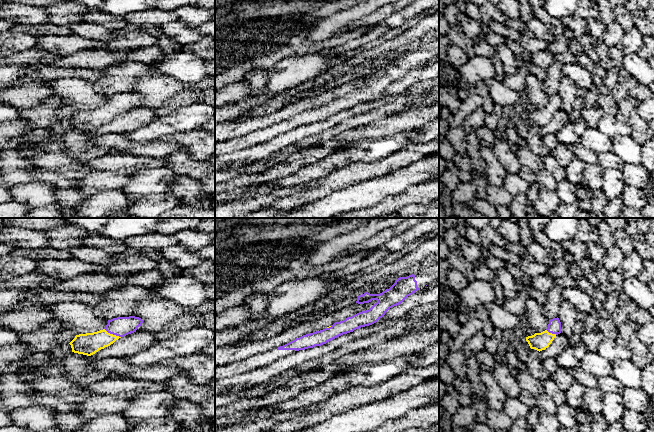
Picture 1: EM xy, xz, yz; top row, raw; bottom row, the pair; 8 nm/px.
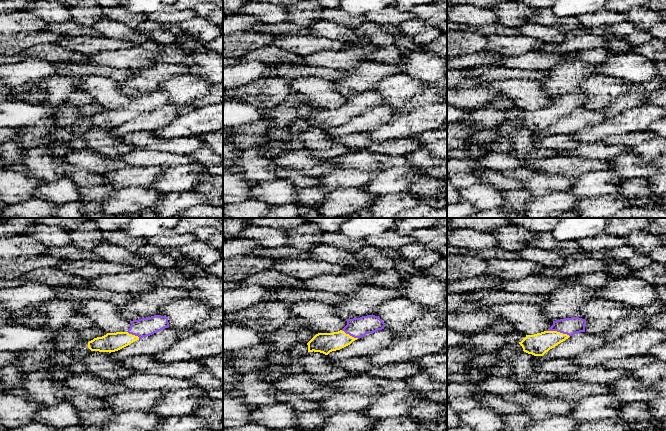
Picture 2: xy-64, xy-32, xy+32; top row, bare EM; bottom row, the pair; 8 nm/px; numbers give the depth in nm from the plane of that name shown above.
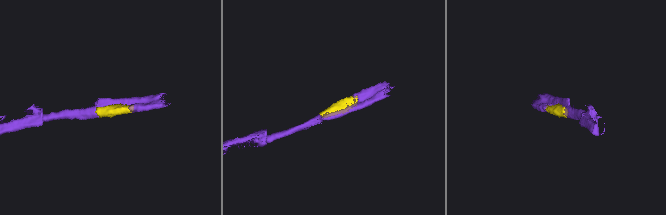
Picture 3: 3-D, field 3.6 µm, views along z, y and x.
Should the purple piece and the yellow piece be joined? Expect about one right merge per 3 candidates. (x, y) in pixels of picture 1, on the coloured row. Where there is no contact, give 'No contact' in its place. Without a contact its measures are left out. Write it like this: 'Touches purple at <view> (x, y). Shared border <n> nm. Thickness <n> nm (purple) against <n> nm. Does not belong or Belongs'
Touches purple at xy (112, 333). Shared border 150 nm. Thickness 160 nm (purple) against 180 nm. Belongs

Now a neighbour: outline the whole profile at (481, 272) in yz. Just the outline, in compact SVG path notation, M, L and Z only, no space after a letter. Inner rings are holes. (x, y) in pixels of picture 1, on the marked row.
M483 259L474 263L474 279L492 283L495 278L495 272L487 267Z

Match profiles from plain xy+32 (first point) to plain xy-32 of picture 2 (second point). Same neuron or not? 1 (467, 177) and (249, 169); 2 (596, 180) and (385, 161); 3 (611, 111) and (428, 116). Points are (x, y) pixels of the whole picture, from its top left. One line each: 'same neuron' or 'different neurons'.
1: same neuron
2: different neurons
3: different neurons

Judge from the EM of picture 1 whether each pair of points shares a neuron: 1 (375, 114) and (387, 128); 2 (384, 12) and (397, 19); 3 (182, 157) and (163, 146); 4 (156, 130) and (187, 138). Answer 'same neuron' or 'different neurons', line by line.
1: different neurons
2: different neurons
3: different neurons
4: different neurons

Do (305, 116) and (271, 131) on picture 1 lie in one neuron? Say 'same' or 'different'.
same

